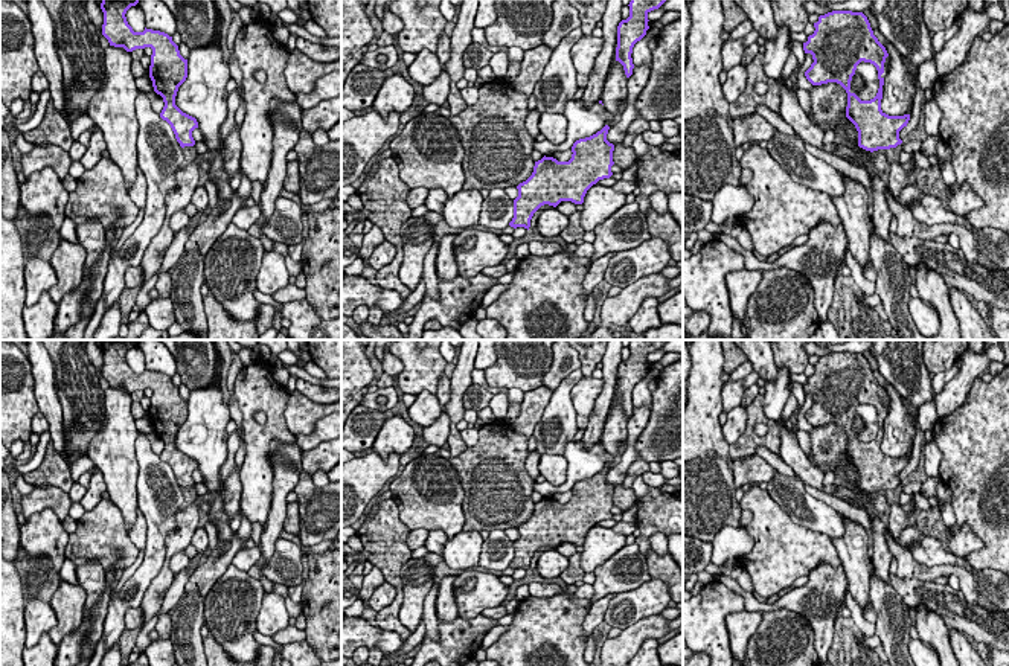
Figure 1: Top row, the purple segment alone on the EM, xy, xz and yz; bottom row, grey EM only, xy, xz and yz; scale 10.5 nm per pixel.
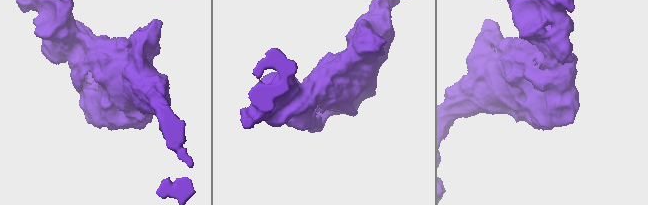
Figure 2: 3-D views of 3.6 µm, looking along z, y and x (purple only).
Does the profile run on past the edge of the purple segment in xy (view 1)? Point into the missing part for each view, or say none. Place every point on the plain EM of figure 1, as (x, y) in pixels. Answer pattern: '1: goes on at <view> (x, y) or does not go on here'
1: does not go on here

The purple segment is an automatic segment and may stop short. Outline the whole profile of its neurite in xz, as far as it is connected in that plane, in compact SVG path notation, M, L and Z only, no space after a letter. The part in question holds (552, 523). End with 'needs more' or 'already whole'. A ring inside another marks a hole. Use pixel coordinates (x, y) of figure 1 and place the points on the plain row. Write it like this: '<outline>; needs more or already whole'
M605 466L596 475L576 482L569 503L546 497L535 503L532 517L517 527L518 538L514 541L509 567L529 572L530 561L541 547L556 549L561 543L582 546L593 526L610 520L614 486L607 482L608 471Z; already whole

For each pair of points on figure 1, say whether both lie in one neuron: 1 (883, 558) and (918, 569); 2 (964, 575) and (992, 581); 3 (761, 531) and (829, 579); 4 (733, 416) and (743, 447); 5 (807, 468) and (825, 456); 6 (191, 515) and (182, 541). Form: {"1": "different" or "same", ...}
{"1": "different", "2": "same", "3": "different", "4": "different", "5": "different", "6": "same"}

